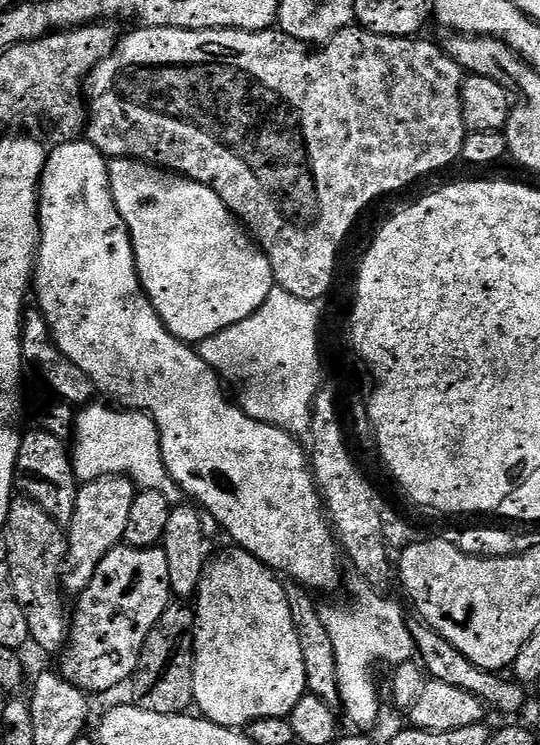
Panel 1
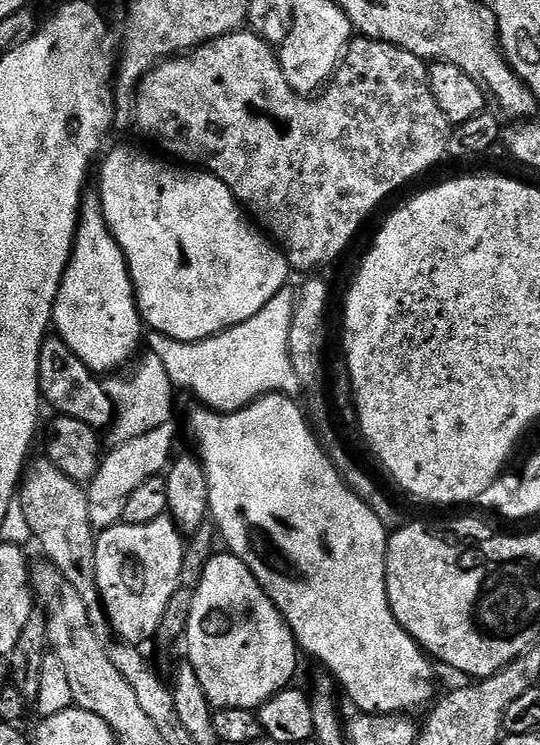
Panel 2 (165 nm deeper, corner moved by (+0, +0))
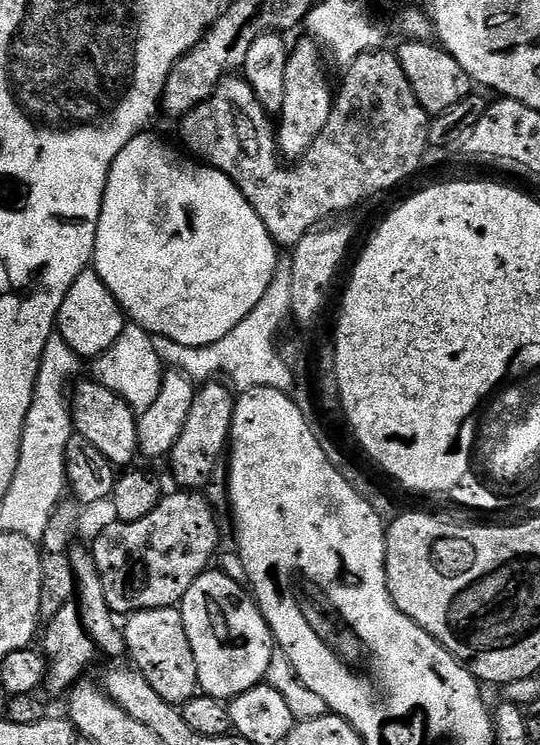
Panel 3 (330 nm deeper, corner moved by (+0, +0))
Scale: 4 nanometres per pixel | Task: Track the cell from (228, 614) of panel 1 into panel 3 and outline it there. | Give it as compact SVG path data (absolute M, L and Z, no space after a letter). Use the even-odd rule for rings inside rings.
M209 570L195 580L190 590L186 590L178 607L182 622L186 622L186 638L190 638L190 650L194 650L194 662L198 662L198 682L203 695L228 702L256 684L265 683L274 655L272 631L245 585L234 582L219 570Z

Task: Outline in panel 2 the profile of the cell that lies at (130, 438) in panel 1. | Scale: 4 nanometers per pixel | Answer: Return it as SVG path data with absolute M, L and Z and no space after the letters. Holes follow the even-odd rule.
M145 351L140 365L129 376L121 380L108 378L103 381L104 389L114 405L114 429L116 440L123 442L133 440L155 428L163 428L172 416L172 399L178 395L177 389L170 382L170 374L166 374L166 366L153 352Z

